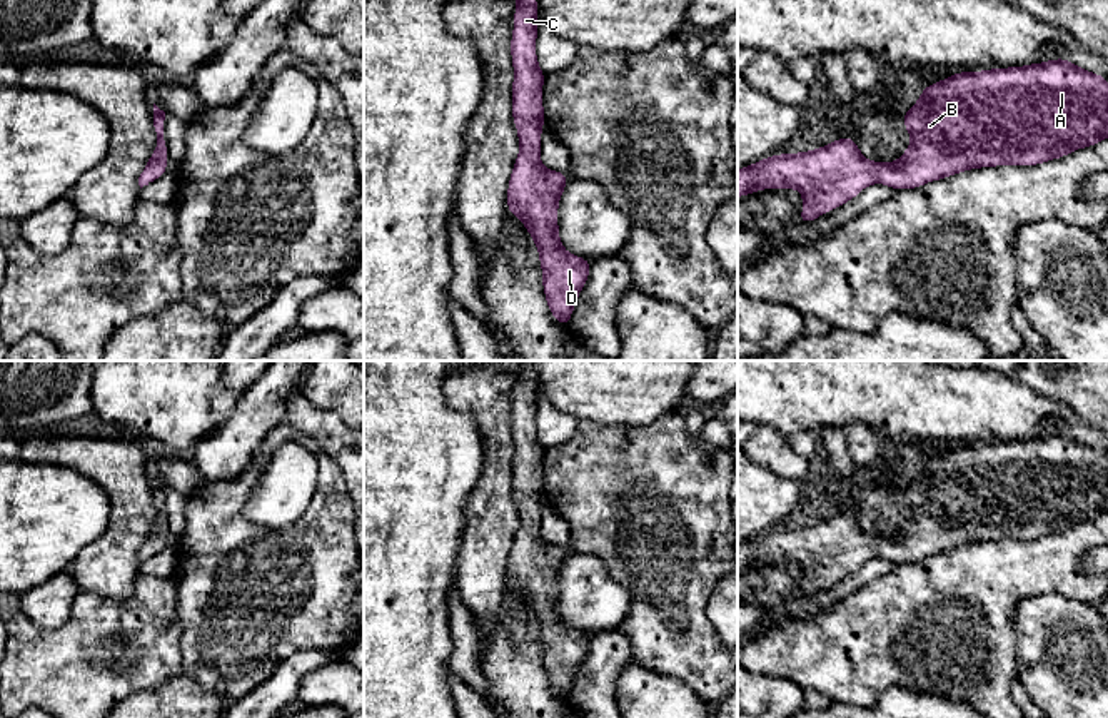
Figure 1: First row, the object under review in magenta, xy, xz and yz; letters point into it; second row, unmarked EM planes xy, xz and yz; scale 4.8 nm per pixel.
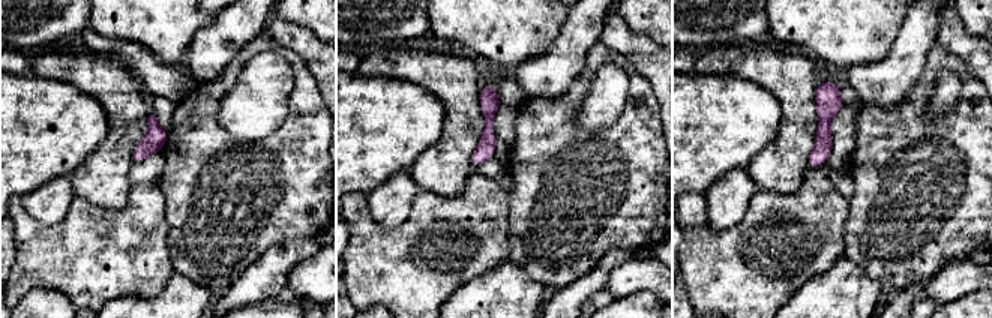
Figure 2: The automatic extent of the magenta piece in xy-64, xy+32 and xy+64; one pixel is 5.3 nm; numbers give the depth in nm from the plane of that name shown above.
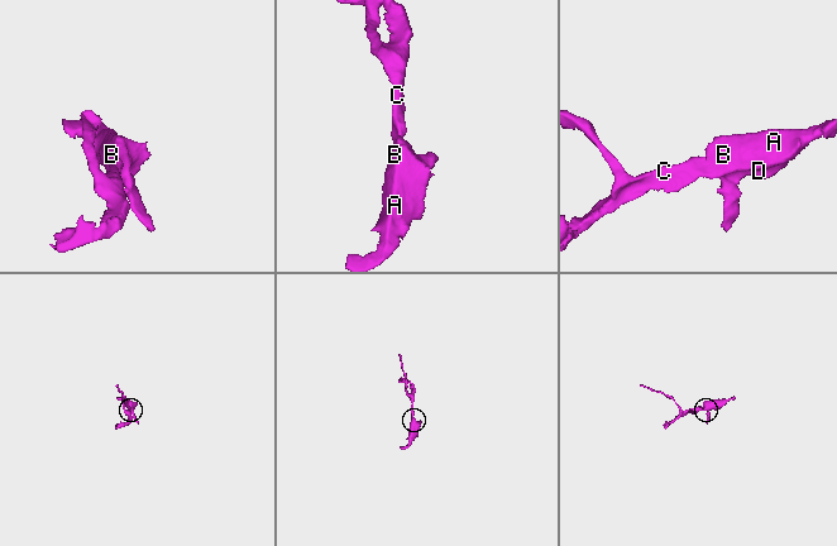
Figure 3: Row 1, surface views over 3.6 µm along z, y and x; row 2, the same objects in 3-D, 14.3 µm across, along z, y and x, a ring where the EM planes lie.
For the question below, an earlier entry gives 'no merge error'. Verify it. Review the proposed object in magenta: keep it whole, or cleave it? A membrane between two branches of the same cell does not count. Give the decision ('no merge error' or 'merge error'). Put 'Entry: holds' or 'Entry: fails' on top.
Entry: holds
no merge error

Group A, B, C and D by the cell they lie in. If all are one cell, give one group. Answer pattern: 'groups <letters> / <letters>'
groups A B C D

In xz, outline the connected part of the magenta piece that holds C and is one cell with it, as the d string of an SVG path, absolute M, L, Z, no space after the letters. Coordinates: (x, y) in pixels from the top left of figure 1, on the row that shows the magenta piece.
M516 0L511 37L512 122L517 127L519 155L507 185L507 212L517 215L536 242L542 289L557 324L569 327L579 292L589 279L589 259L569 254L559 239L557 209L569 175L541 164L544 129L542 85L546 73L537 65L537 0Z

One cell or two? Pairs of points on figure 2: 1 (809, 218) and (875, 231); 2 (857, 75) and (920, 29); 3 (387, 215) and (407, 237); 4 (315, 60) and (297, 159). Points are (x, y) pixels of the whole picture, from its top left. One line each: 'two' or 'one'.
1: two
2: one
3: two
4: two

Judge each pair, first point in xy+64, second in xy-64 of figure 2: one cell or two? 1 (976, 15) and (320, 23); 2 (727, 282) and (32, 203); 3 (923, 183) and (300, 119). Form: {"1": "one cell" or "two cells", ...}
{"1": "one cell", "2": "two cells", "3": "one cell"}

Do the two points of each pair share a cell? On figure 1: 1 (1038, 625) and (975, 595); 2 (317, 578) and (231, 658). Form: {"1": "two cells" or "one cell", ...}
{"1": "two cells", "2": "one cell"}

